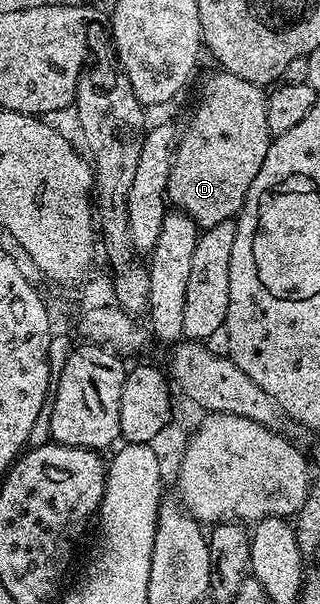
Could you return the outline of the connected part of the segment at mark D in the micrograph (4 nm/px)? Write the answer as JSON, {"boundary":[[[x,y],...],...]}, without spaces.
{"boundary":[[[219,69],[216,72],[216,75],[204,81],[199,91],[199,100],[195,103],[195,112],[187,128],[178,136],[167,177],[168,200],[203,229],[238,216],[249,185],[253,185],[253,177],[257,177],[257,169],[265,159],[269,142],[267,95],[264,88],[258,83],[241,81],[241,77],[230,75],[228,71]]]}

